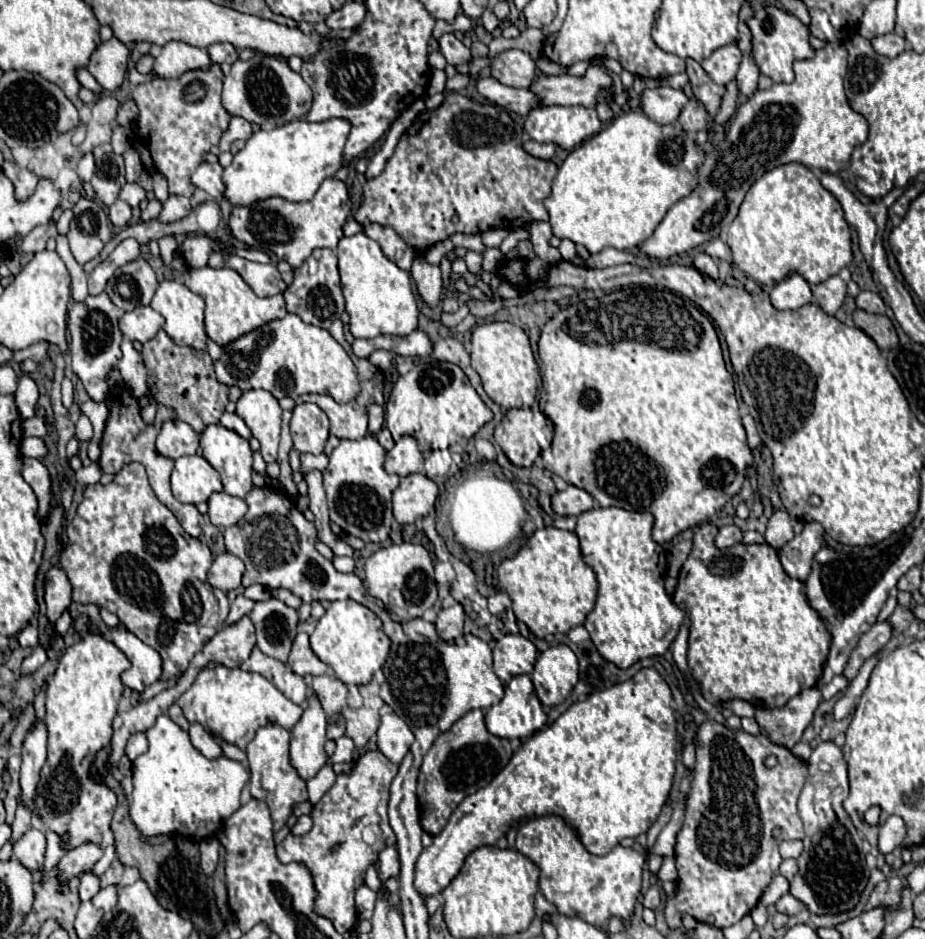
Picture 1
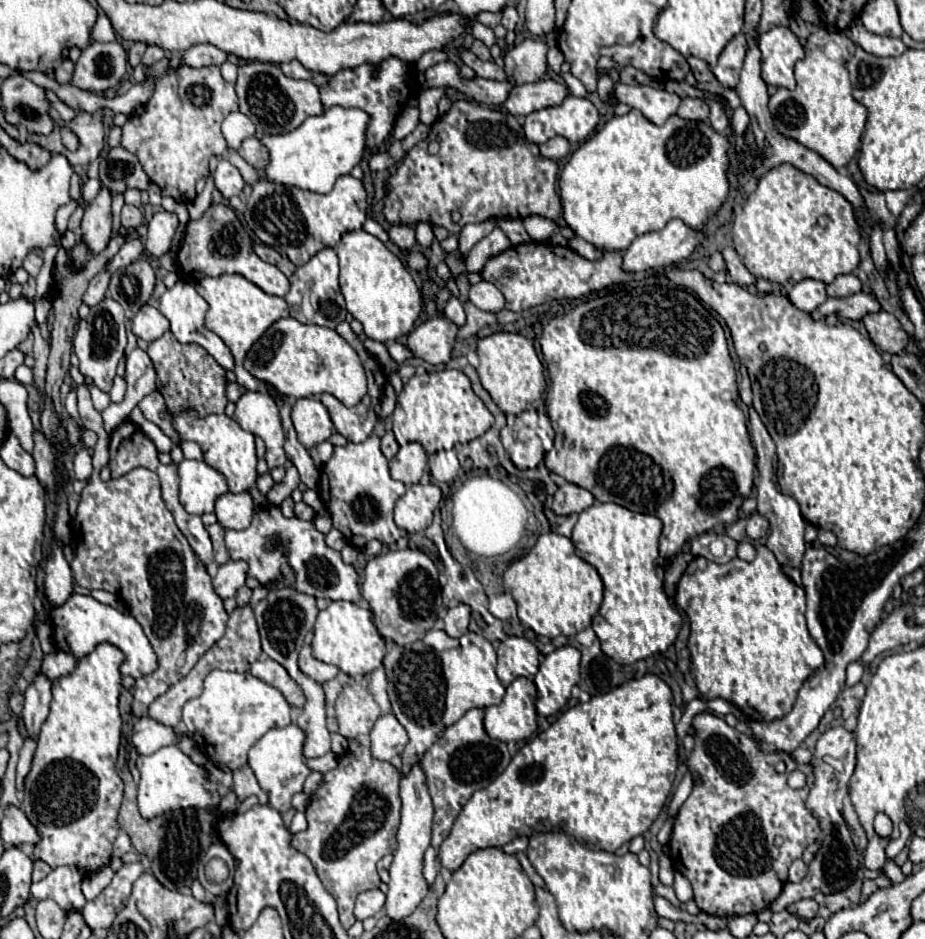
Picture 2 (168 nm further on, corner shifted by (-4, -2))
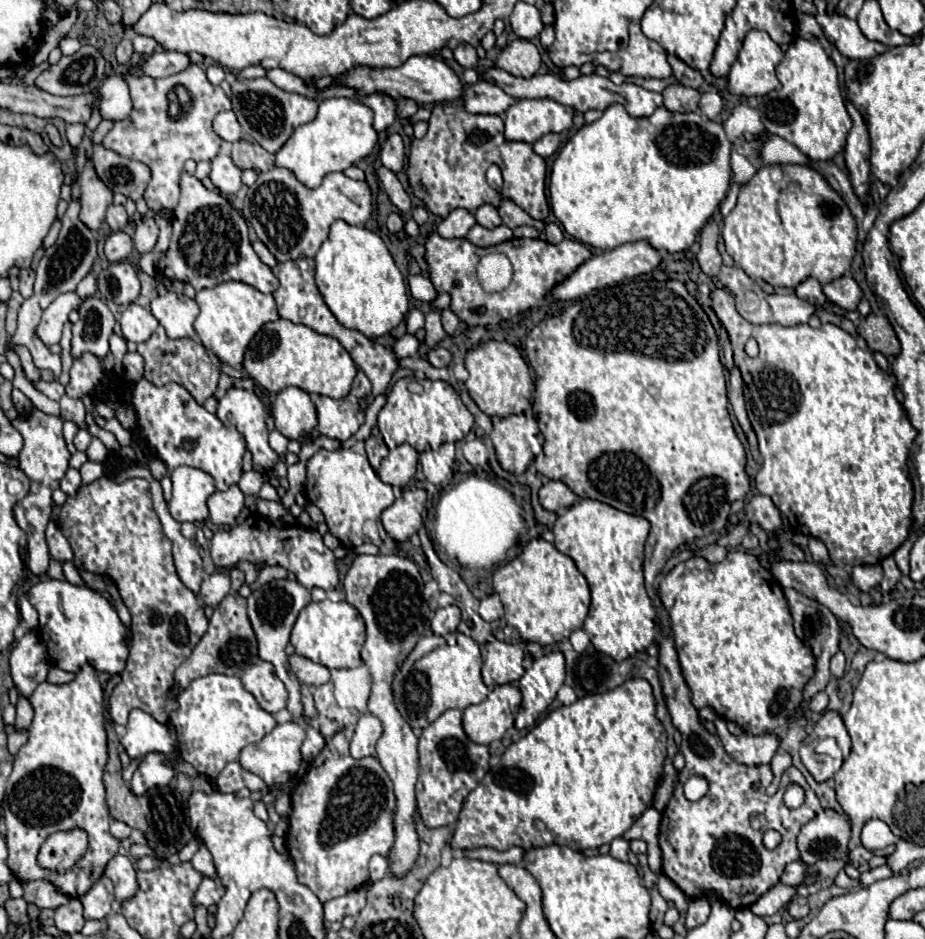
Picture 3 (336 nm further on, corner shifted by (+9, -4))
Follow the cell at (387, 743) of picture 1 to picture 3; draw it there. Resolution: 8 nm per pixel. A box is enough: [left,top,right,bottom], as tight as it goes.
[350,713,382,759]

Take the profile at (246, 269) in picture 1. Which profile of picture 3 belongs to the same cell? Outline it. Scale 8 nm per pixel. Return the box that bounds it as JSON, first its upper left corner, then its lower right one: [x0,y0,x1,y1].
[160,175,278,293]

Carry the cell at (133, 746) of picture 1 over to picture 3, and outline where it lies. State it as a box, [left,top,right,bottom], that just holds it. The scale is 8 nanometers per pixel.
[120,709,176,759]

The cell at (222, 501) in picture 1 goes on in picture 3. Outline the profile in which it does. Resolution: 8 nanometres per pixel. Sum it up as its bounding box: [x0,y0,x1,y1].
[208,485,244,525]

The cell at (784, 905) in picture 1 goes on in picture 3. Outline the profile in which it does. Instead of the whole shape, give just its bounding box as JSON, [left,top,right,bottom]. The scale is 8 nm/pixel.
[788,897,810,919]

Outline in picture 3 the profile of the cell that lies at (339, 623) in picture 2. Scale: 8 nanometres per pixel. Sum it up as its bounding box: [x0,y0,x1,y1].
[290,599,366,669]

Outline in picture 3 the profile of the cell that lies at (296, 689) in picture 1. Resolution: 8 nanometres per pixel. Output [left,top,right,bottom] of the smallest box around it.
[242,661,288,713]

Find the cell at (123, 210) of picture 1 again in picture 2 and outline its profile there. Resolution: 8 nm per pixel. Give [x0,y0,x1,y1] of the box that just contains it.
[121,205,143,231]

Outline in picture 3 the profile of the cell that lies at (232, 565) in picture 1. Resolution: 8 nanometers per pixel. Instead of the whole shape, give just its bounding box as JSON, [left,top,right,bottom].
[198,571,230,607]

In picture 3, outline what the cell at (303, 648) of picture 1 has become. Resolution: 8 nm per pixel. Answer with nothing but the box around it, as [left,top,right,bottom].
[290,655,330,685]

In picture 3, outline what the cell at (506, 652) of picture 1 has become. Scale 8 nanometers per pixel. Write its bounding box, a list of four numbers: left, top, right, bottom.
[482,641,524,689]

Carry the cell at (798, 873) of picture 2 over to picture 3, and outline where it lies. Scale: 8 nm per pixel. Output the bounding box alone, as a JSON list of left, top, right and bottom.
[780,861,806,885]

